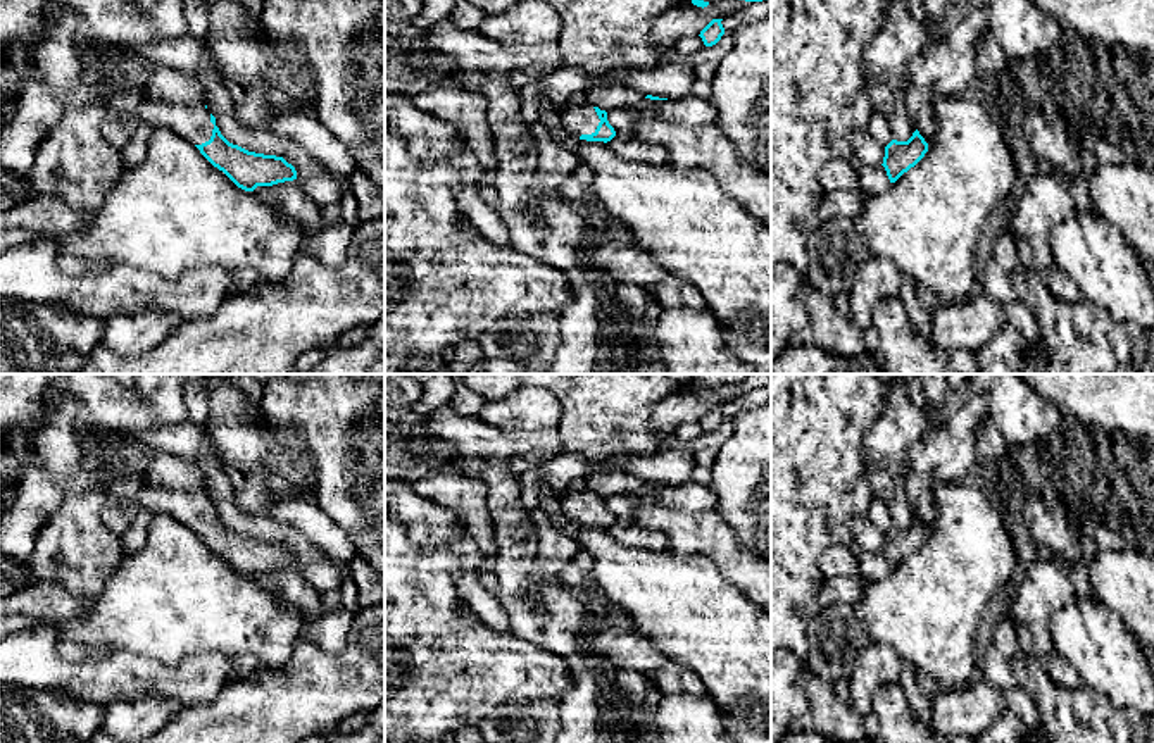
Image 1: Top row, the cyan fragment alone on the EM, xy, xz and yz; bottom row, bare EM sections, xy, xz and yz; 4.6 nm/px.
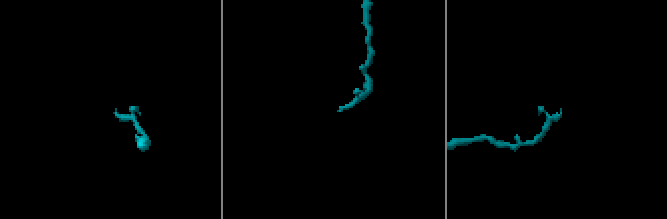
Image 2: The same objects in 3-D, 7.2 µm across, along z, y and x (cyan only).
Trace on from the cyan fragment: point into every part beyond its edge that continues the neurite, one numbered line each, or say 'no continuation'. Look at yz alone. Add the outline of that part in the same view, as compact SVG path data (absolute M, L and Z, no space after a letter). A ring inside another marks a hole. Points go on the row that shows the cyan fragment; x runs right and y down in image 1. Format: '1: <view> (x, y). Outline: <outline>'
no continuation

